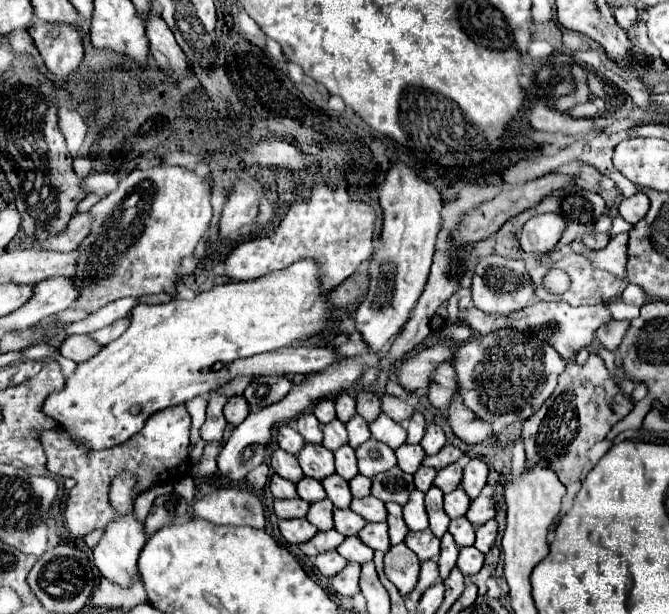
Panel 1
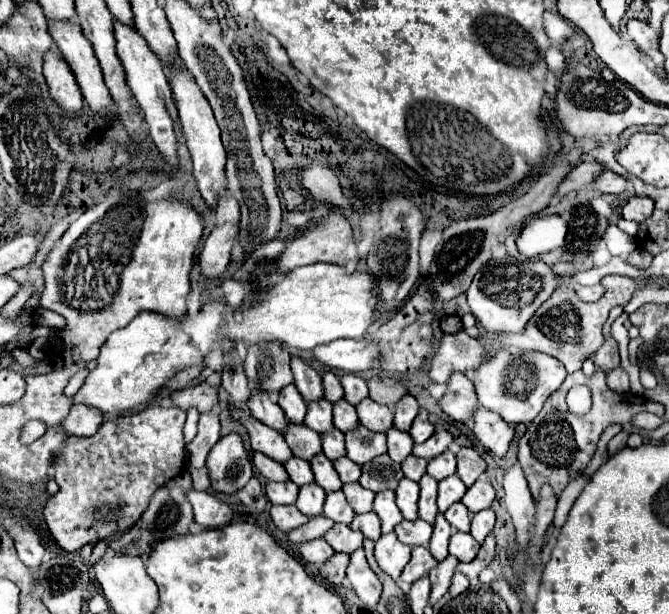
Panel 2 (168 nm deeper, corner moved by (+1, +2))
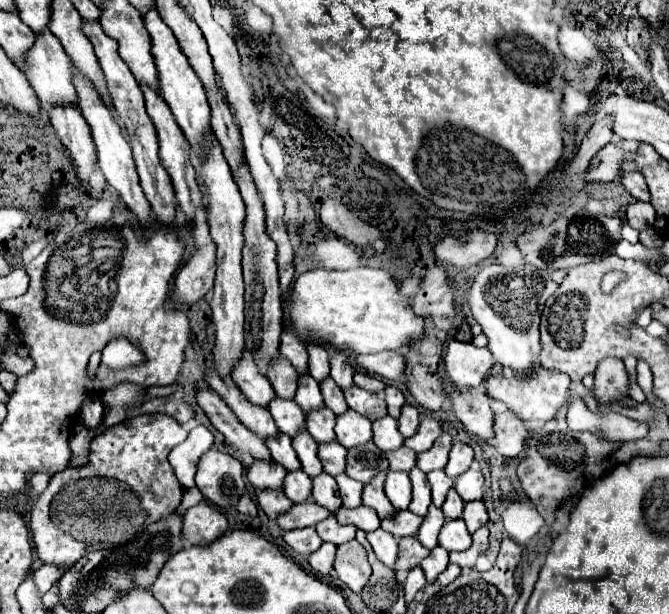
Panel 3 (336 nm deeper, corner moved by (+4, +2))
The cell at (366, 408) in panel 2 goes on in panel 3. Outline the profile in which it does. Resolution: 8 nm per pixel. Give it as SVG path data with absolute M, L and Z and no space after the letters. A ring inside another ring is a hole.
M358 386L350 388L348 392L344 392L344 396L346 396L348 406L350 406L354 412L366 416L366 418L372 420L372 422L378 420L378 418L384 418L384 416L388 414L382 396L376 396L376 394L372 394L372 392L364 392L364 390L358 388Z

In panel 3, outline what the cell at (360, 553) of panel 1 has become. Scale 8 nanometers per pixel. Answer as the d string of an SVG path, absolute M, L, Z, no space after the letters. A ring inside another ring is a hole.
M328 516L328 520L322 520L322 522L316 526L316 532L318 532L318 536L320 536L324 542L332 542L332 544L336 544L336 546L340 546L340 544L344 544L344 542L350 542L350 540L354 540L354 536L356 536L356 528L338 524L338 520L336 520L334 516Z

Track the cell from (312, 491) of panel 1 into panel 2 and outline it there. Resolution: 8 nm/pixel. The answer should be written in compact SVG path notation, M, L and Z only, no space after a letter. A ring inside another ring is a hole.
M291 456L291 460L287 460L287 464L283 464L289 478L297 484L297 486L303 486L303 484L311 484L313 482L313 472L311 472L311 466L307 460L299 460L297 456Z

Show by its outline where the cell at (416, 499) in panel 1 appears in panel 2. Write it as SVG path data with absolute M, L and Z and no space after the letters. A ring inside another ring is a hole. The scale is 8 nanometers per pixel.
M403 478L399 482L399 488L395 490L397 494L397 506L403 514L405 520L417 520L417 500L419 500L419 484Z

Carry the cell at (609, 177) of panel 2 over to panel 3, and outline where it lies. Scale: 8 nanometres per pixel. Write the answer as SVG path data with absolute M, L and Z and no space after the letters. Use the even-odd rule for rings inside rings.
M628 172L628 174L620 174L616 178L616 182L620 182L628 194L632 194L636 200L642 200L642 202L648 202L650 200L650 192L648 192L648 186L644 182L644 176L640 176L638 172Z

